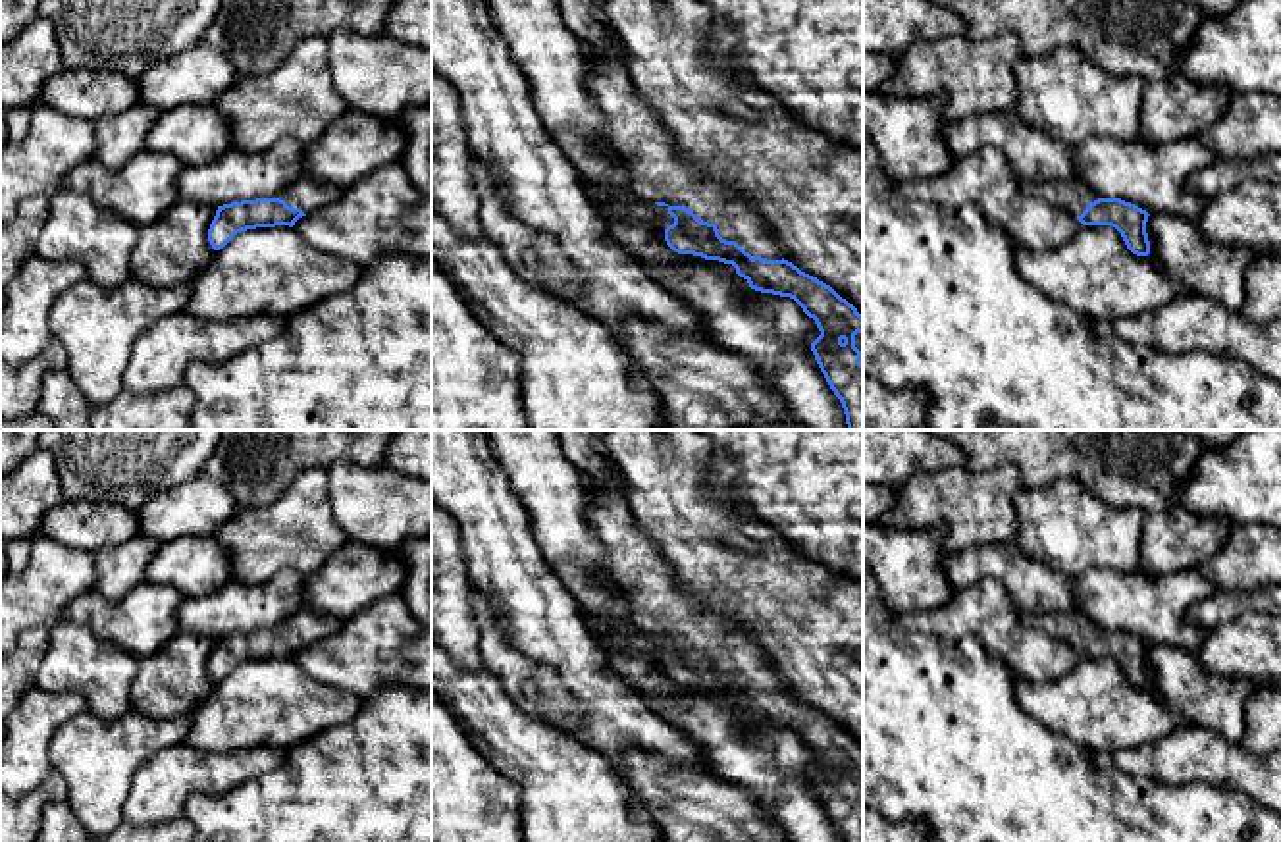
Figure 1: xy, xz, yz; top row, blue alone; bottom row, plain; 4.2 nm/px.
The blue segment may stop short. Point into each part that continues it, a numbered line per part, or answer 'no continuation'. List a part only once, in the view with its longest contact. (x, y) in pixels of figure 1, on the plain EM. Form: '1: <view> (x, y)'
1: xz (634, 563)

